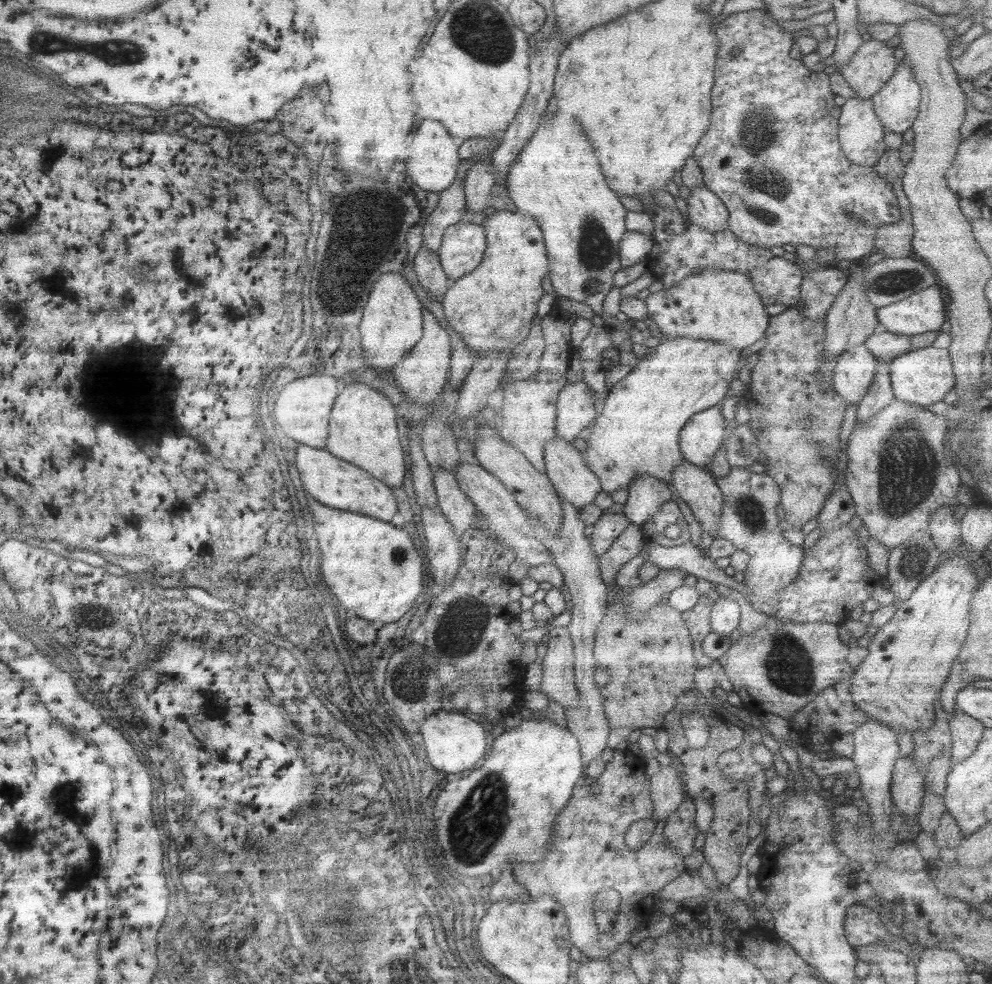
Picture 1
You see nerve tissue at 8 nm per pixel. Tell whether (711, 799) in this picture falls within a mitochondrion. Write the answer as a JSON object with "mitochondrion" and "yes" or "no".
{"mitochondrion":"no"}

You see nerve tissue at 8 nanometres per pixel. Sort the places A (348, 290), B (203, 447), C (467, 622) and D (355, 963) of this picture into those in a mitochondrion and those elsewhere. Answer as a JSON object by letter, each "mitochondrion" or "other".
{"A":"mitochondrion","B":"other","C":"mitochondrion","D":"other"}

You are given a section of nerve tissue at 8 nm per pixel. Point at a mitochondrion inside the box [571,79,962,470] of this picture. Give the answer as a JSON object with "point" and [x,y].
{"point":[758,131]}

